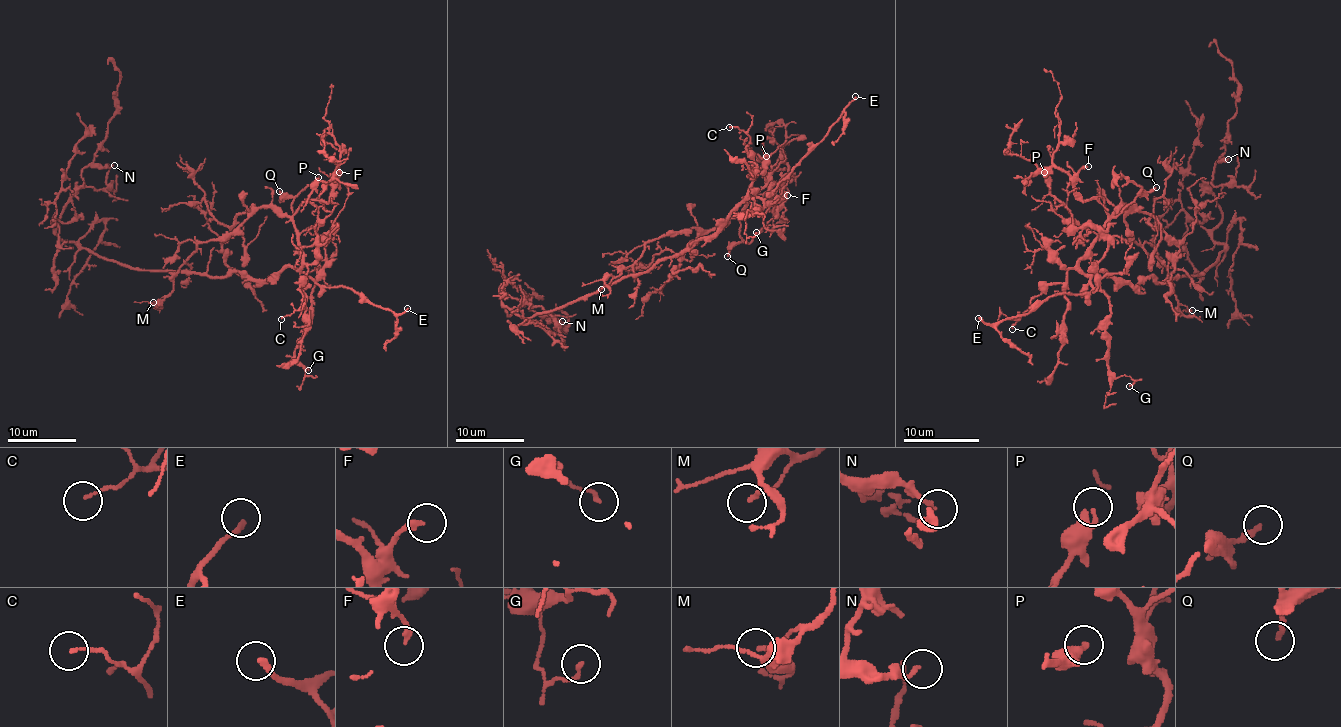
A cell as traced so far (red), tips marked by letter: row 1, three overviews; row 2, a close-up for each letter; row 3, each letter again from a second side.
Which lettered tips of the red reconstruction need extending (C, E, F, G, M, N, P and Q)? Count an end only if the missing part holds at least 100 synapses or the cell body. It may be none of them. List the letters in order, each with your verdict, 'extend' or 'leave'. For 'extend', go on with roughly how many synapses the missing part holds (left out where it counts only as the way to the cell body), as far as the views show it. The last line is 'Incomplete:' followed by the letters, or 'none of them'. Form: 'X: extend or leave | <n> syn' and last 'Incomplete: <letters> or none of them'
C: leave
E: extend
F: leave
G: leave
M: leave
N: leave
P: leave
Q: leave
Incomplete: E

